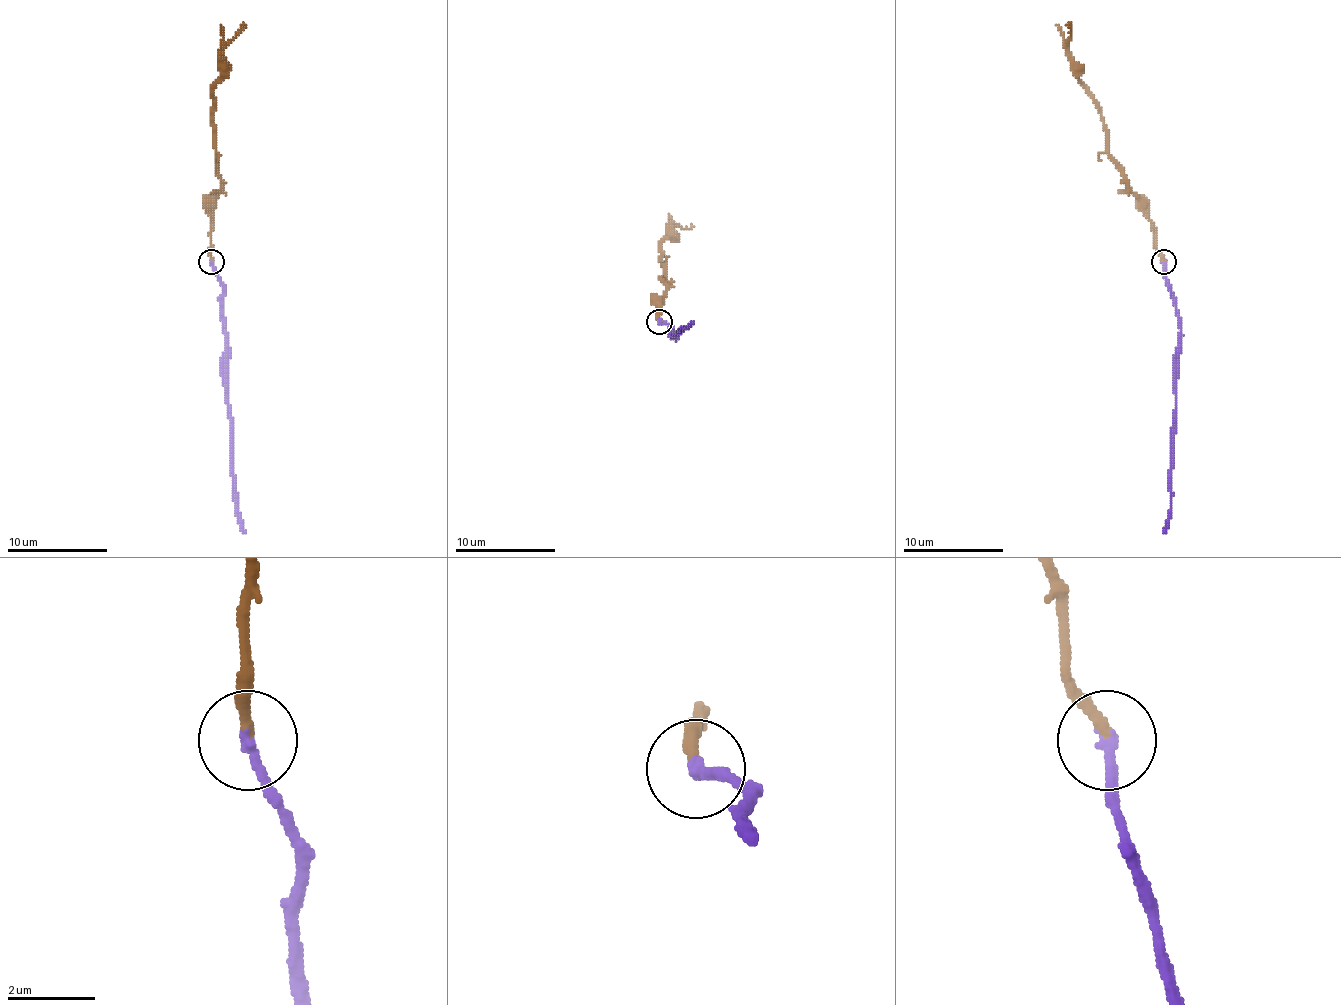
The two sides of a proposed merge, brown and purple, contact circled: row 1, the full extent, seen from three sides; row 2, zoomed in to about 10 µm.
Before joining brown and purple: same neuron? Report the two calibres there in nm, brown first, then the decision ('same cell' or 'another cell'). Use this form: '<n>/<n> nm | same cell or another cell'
240/260 nm | same cell

